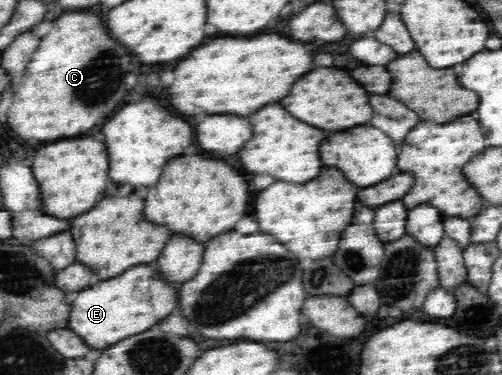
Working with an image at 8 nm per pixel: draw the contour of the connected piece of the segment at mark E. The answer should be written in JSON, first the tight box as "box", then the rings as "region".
{"box":[66,263,177,350],"region":[[[153,263],[145,267],[131,267],[123,275],[117,275],[101,281],[91,287],[81,290],[75,301],[71,302],[69,316],[66,319],[66,329],[72,331],[76,337],[80,337],[90,349],[104,350],[110,345],[125,339],[125,335],[137,335],[141,331],[147,331],[165,315],[169,315],[177,307],[177,289],[169,291],[157,275],[153,275]]]}

